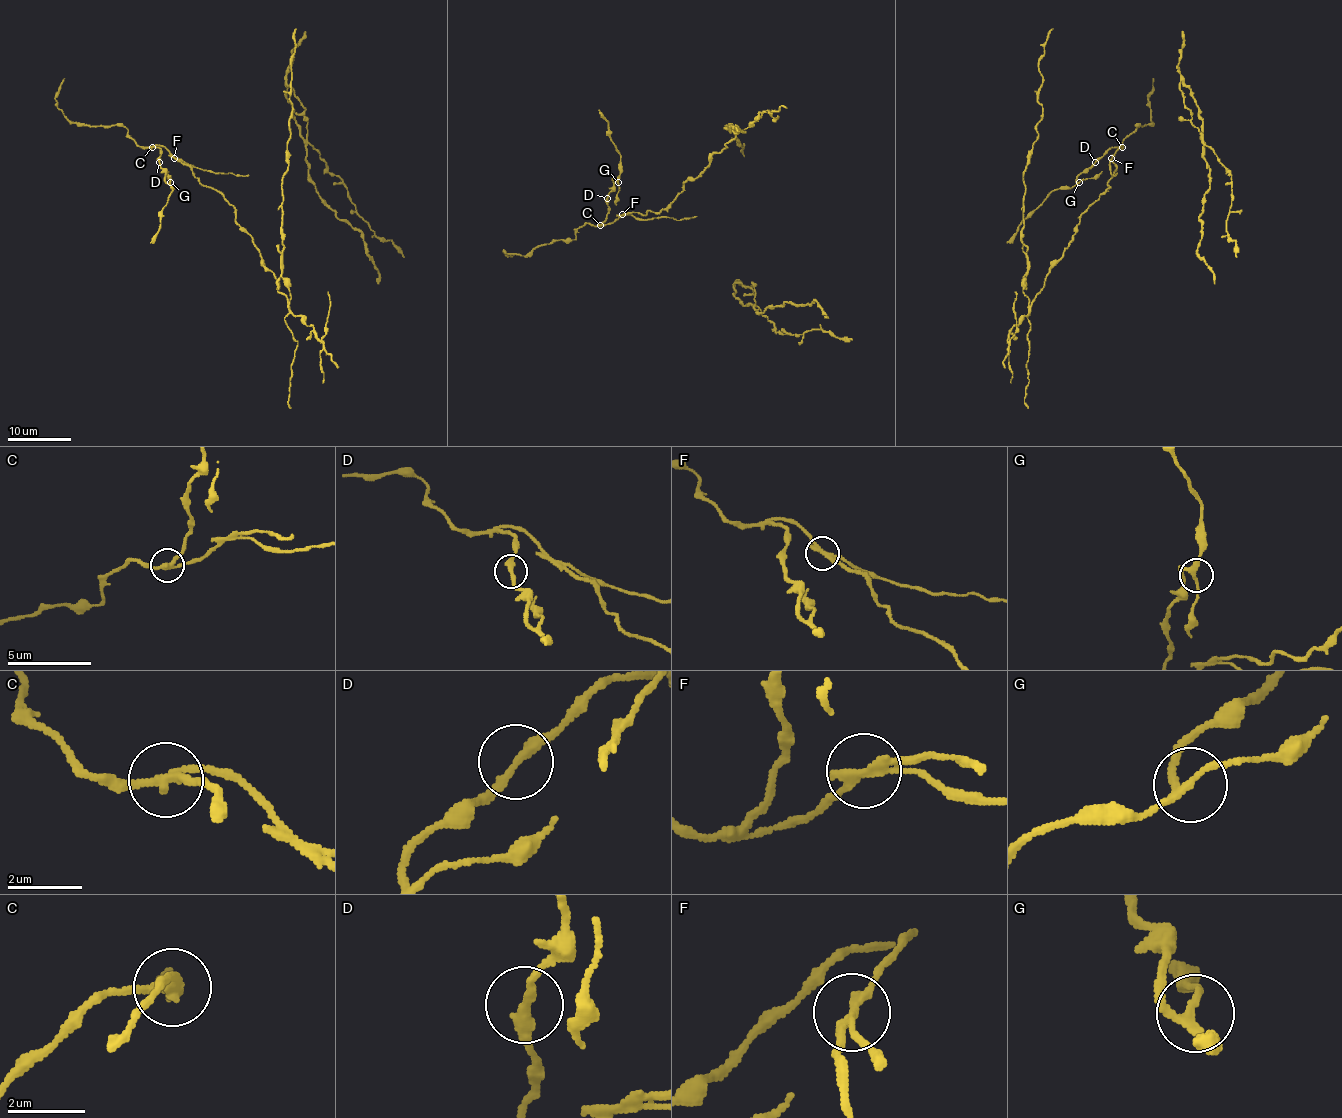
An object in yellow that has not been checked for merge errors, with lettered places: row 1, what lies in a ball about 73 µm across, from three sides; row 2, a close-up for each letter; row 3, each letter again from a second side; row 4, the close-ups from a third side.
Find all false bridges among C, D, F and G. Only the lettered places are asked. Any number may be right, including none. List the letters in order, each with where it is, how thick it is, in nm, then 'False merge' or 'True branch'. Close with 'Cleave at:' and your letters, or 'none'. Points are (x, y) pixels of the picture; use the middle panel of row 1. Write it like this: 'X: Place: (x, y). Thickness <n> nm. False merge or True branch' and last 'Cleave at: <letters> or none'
C: Place: (600, 225). Thickness 200 nm. False merge
D: Place: (607, 198). Thickness 280 nm. True branch
F: Place: (622, 214). Thickness 260 nm. False merge
G: Place: (618, 182). Thickness 190 nm. True branch
Cleave at: C, F

